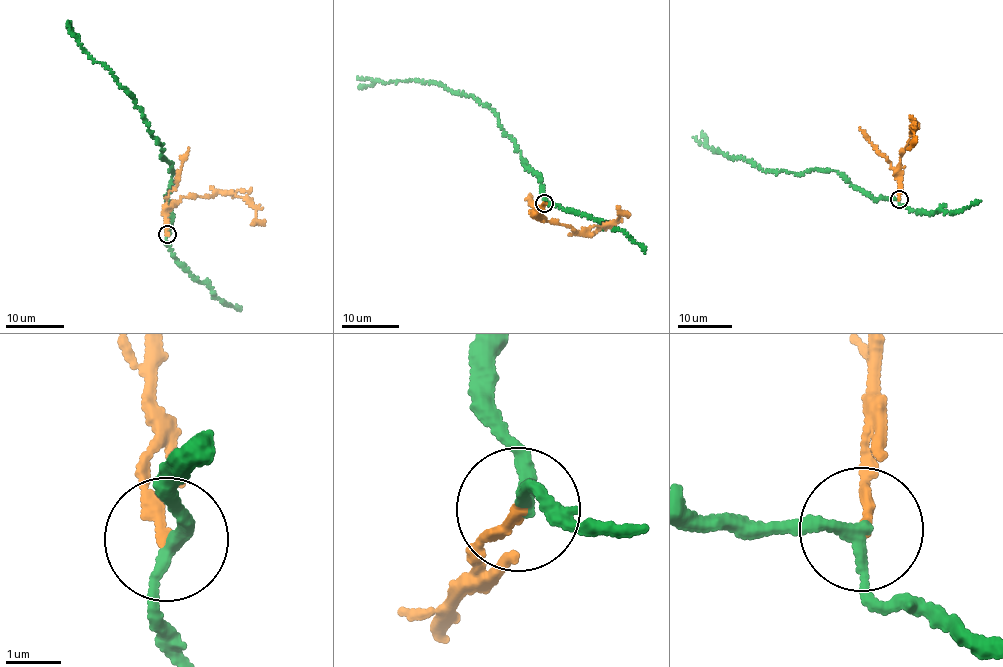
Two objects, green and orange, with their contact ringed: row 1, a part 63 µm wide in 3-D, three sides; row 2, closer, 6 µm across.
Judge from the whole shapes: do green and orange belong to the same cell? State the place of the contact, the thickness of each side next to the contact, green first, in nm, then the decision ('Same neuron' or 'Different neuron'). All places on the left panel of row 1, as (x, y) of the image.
Place: (167, 234). Thickness 200 nm (green) against 200 nm. Different neuron

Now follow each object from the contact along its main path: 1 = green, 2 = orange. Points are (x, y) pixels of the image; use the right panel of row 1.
1: (898, 199), (870, 197), (835, 171), (777, 173), (762, 169), (741, 157), (714, 152), (701, 133)
2: (898, 199), (901, 155), (914, 132), (913, 126), (914, 142), (915, 138)

